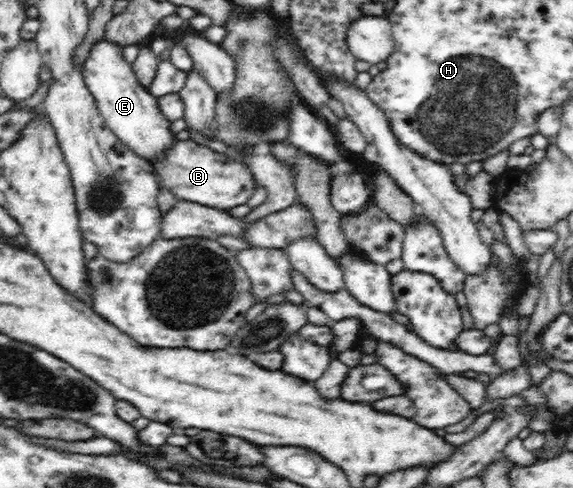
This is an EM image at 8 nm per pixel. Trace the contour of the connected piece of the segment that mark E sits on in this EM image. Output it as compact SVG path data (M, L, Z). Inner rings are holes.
M104 38L94 43L83 64L82 76L108 130L112 130L119 141L142 160L159 160L176 141L176 136L170 132L171 122L158 107L158 98L138 82L132 65L124 60L122 49L122 46Z

